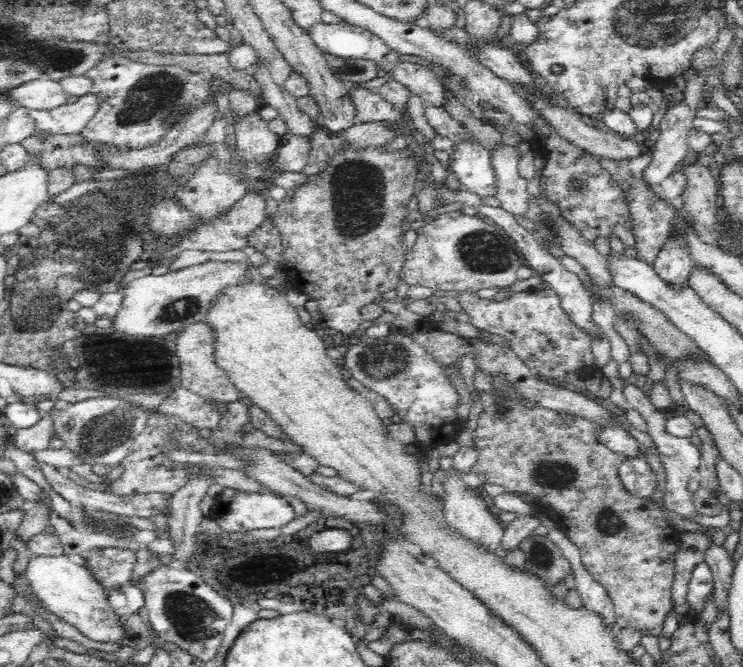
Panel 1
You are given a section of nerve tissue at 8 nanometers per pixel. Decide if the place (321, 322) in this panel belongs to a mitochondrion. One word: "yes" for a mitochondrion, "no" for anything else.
no

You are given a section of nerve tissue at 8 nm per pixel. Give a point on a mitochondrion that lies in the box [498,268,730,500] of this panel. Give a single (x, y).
(561, 475)

